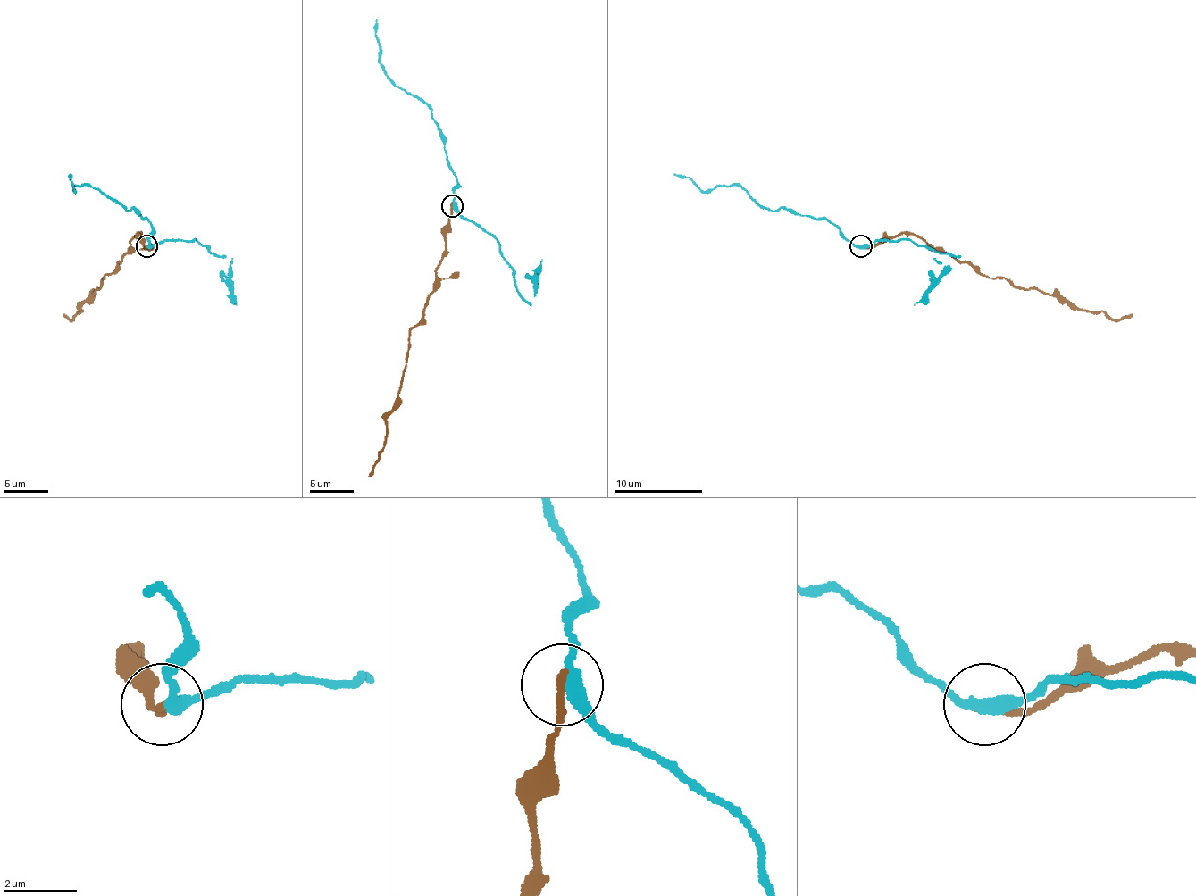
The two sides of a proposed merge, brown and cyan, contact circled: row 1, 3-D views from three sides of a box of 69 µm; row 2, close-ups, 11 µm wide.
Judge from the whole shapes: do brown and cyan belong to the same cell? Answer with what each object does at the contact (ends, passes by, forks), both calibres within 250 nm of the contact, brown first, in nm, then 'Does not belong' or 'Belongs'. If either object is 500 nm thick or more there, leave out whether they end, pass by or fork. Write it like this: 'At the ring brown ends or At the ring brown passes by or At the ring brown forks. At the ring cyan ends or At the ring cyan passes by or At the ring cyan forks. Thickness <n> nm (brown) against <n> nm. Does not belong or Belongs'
At the ring brown ends. At the ring cyan passes by. Thickness 240 nm (brown) against 320 nm. Does not belong

